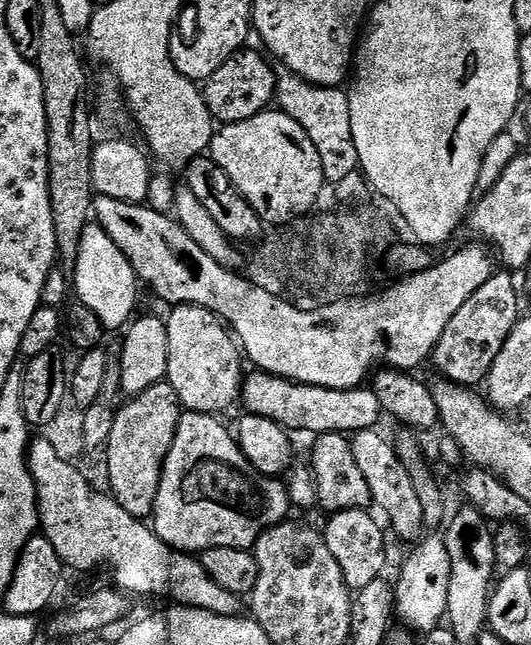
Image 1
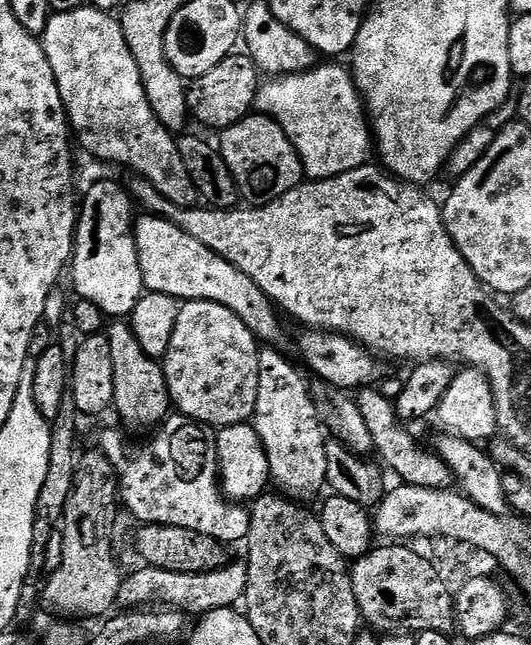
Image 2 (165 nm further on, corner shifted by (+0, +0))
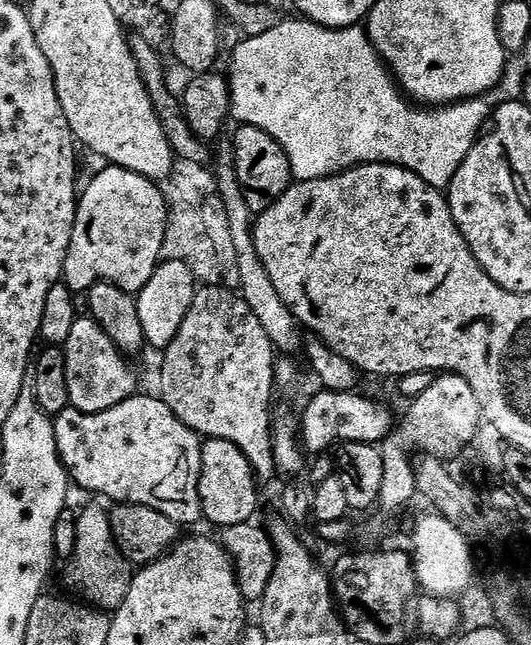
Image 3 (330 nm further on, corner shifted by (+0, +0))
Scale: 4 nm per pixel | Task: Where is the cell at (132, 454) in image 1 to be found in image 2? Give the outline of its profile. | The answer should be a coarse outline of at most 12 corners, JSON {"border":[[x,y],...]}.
{"border":[[109,323],[114,412],[155,429],[174,408],[161,361]]}

